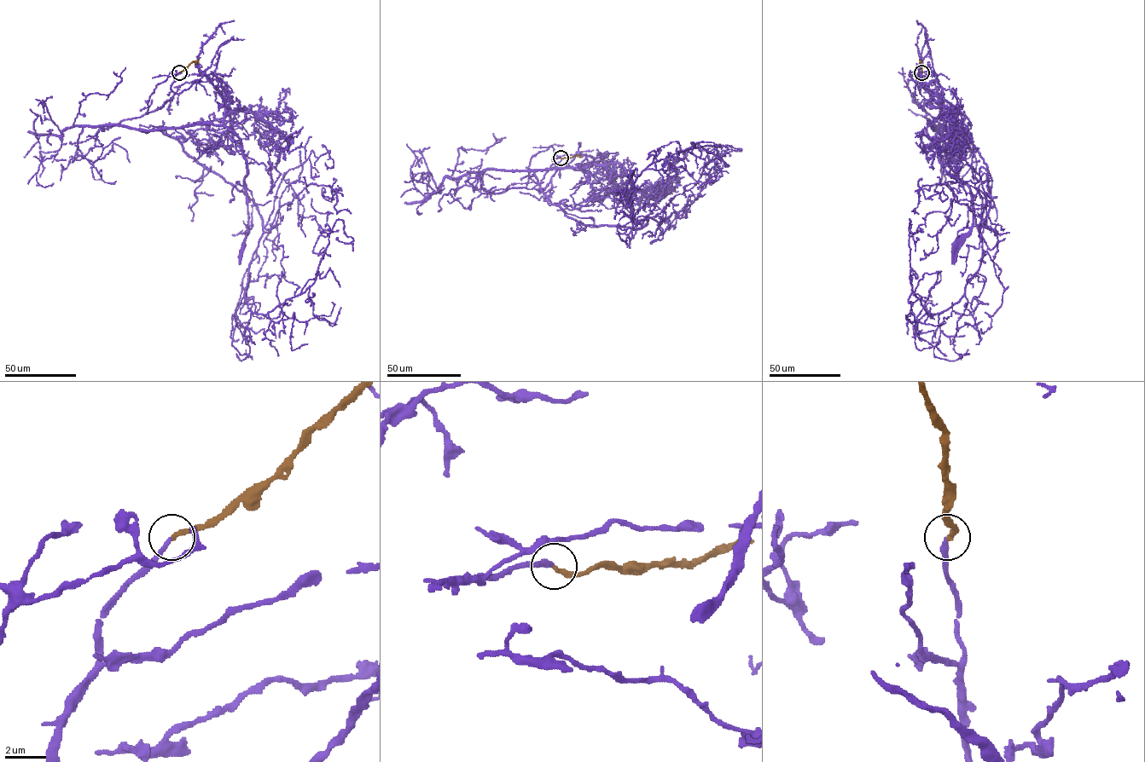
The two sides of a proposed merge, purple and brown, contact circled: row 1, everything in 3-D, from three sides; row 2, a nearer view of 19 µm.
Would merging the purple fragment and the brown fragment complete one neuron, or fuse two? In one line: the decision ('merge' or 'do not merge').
merge

